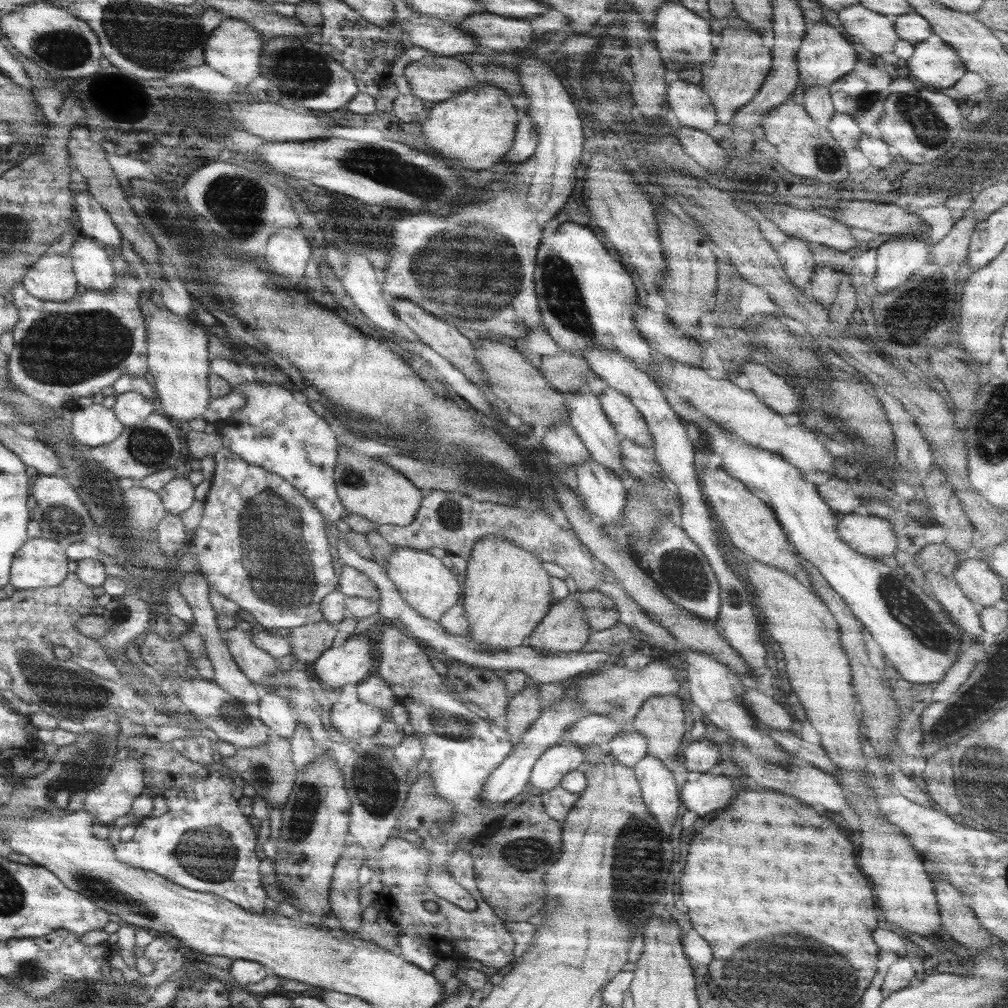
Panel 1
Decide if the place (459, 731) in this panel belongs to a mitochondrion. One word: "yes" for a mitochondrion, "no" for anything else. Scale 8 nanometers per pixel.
yes

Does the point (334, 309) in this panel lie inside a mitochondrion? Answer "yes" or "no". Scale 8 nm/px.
no

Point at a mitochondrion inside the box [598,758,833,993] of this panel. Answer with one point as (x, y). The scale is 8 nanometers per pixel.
(634, 838)

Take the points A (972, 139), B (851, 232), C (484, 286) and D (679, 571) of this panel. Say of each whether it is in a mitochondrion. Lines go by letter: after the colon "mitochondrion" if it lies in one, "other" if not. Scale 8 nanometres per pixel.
A: mitochondrion
B: other
C: mitochondrion
D: mitochondrion

